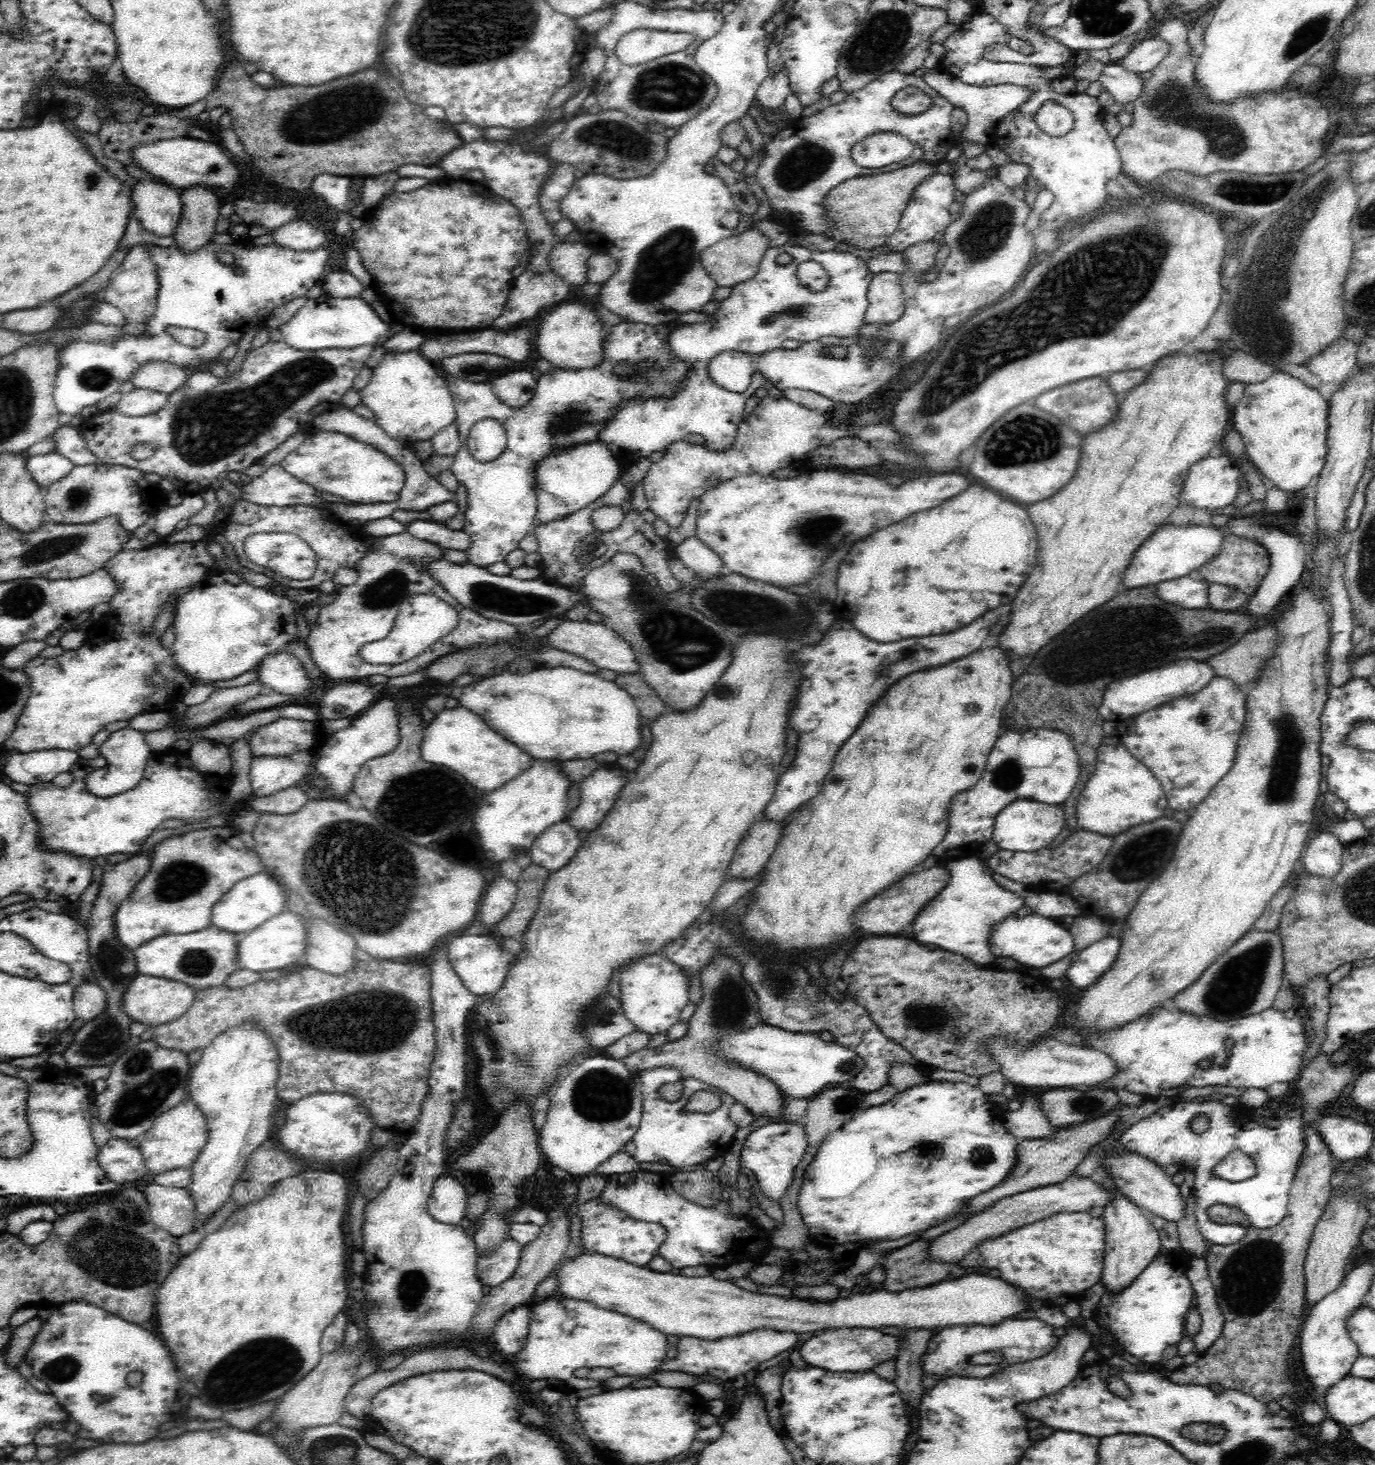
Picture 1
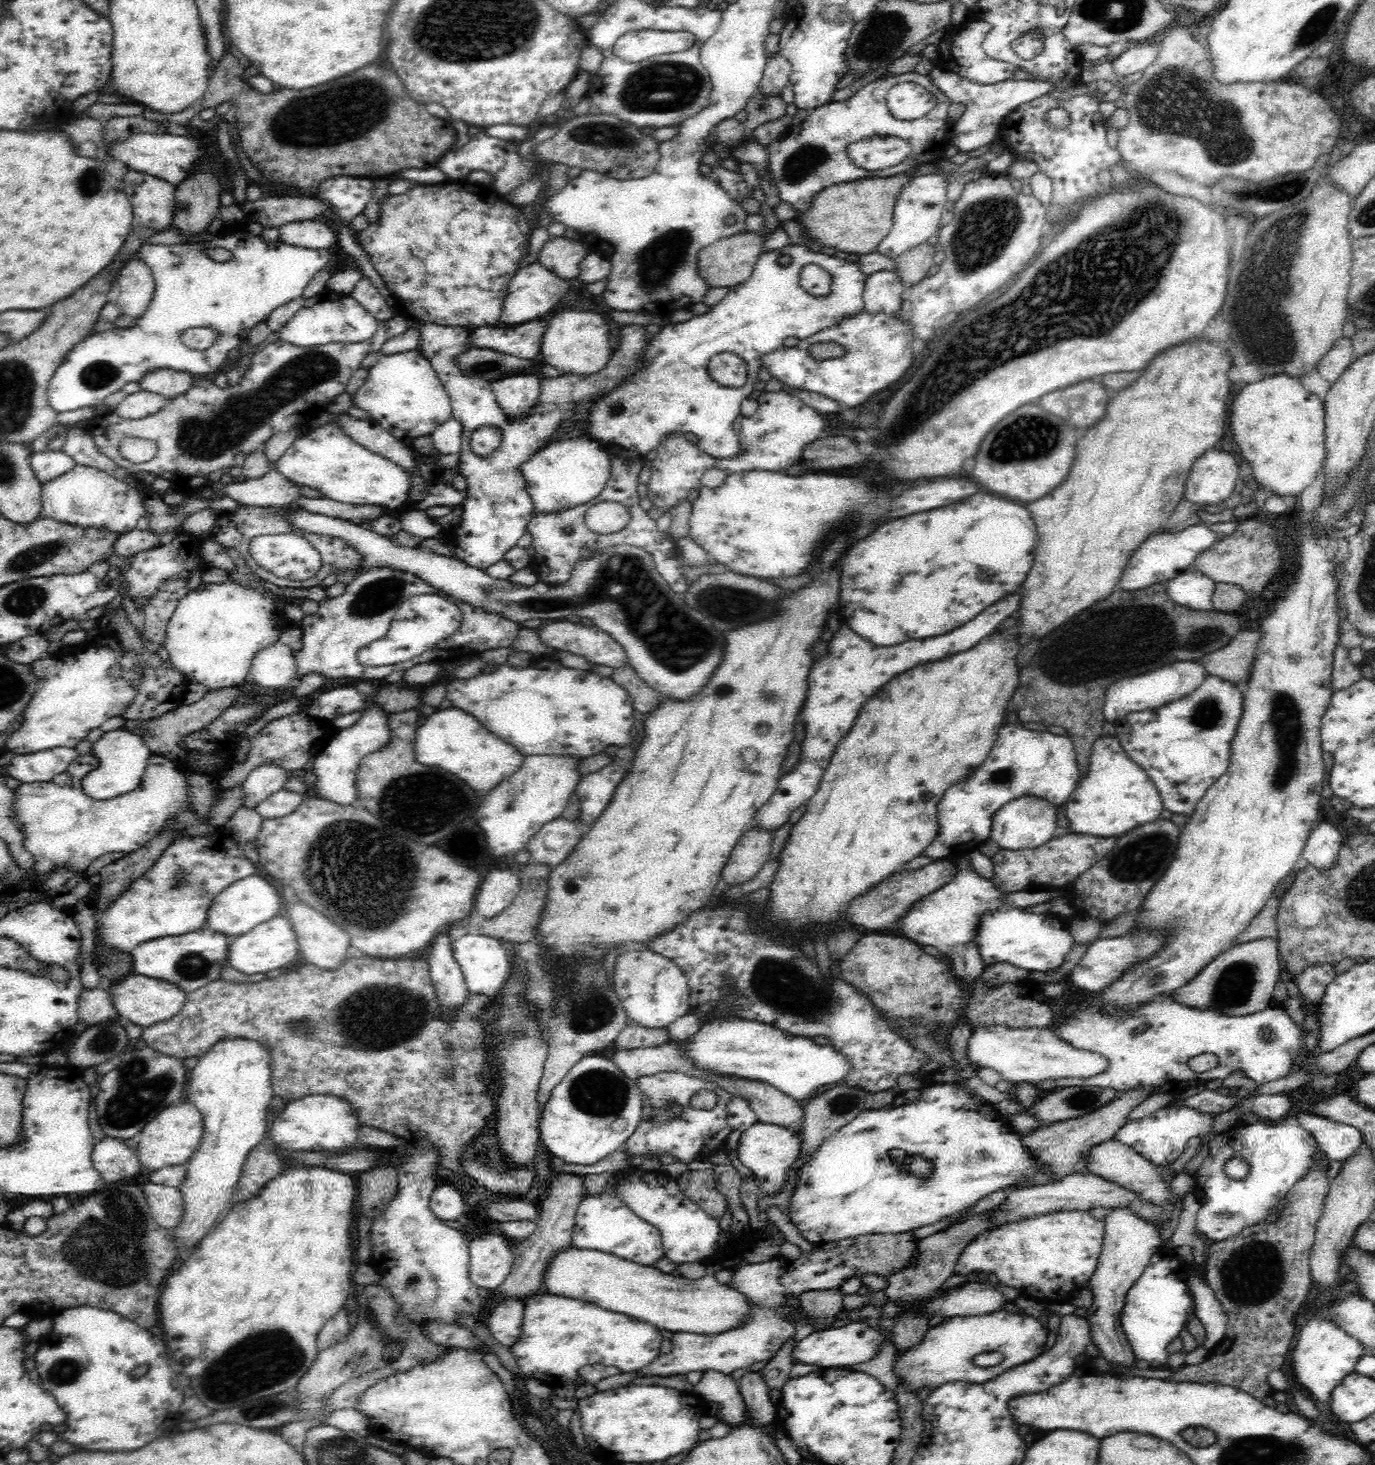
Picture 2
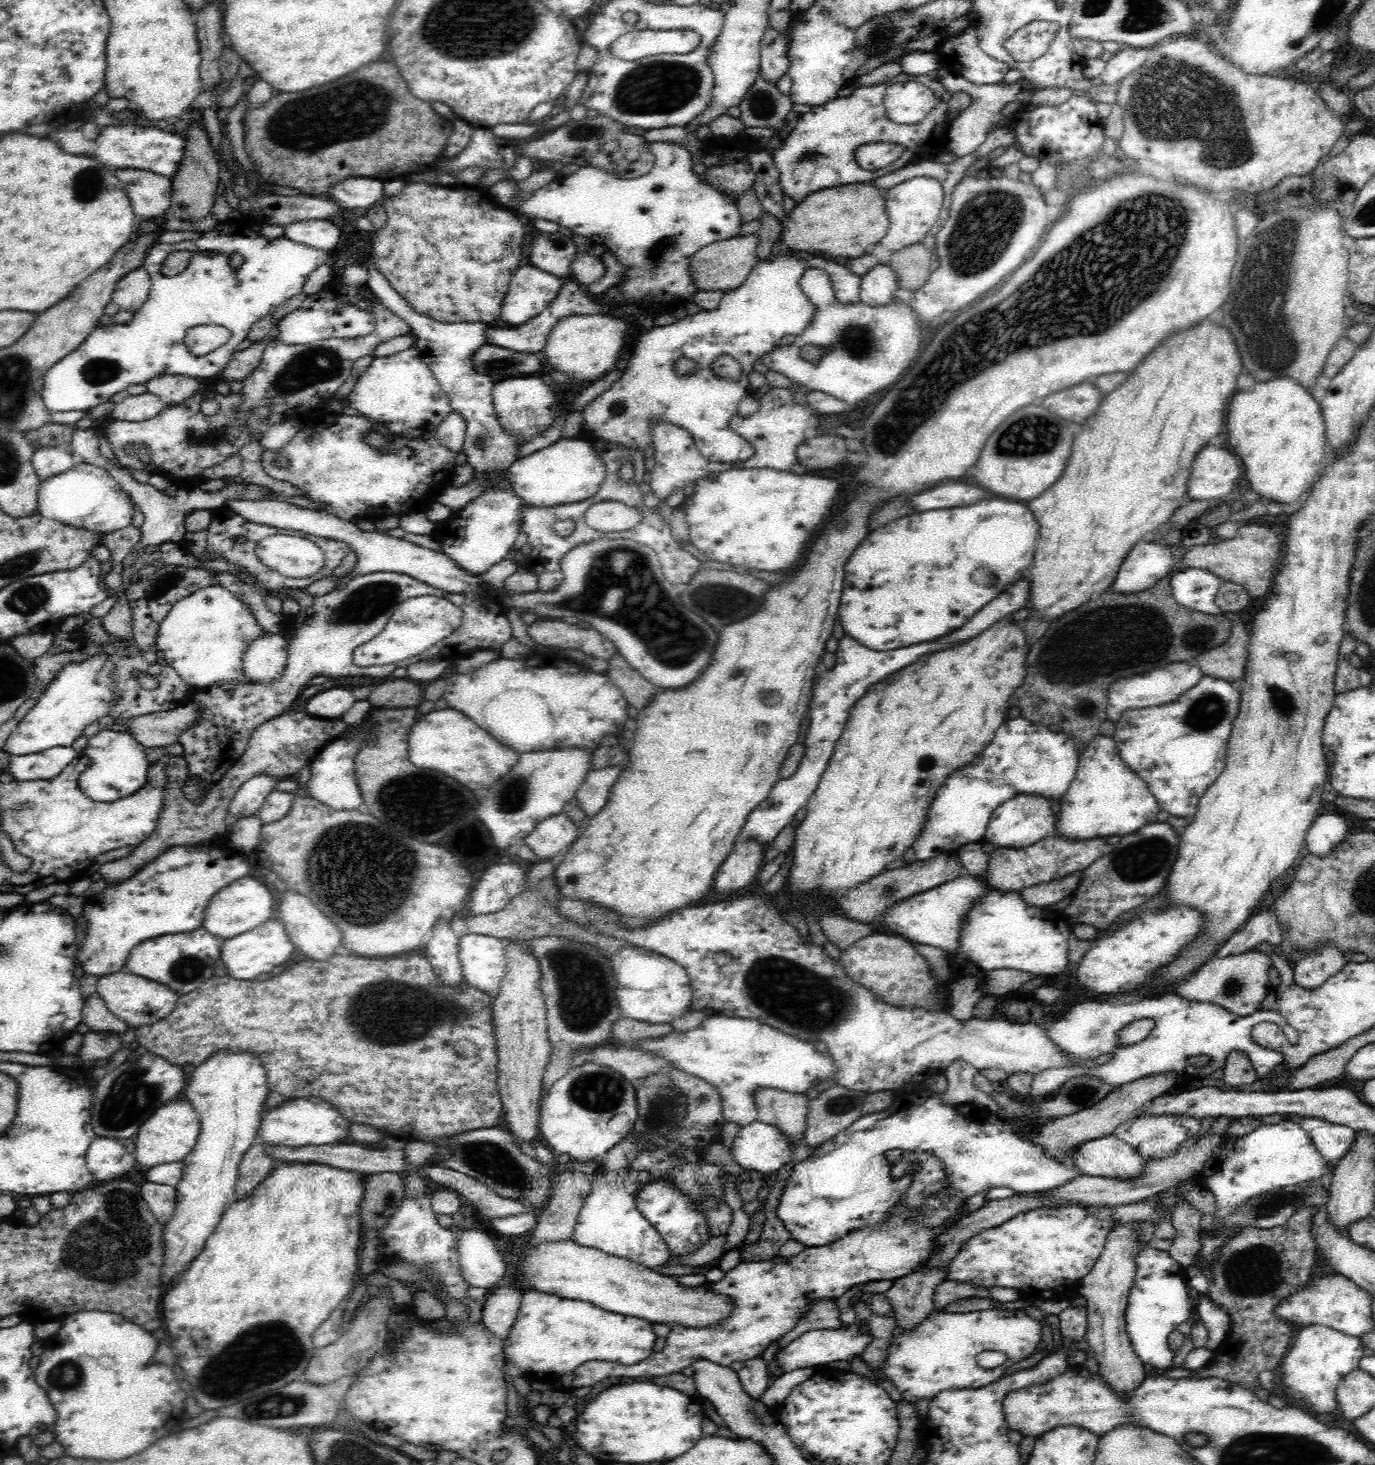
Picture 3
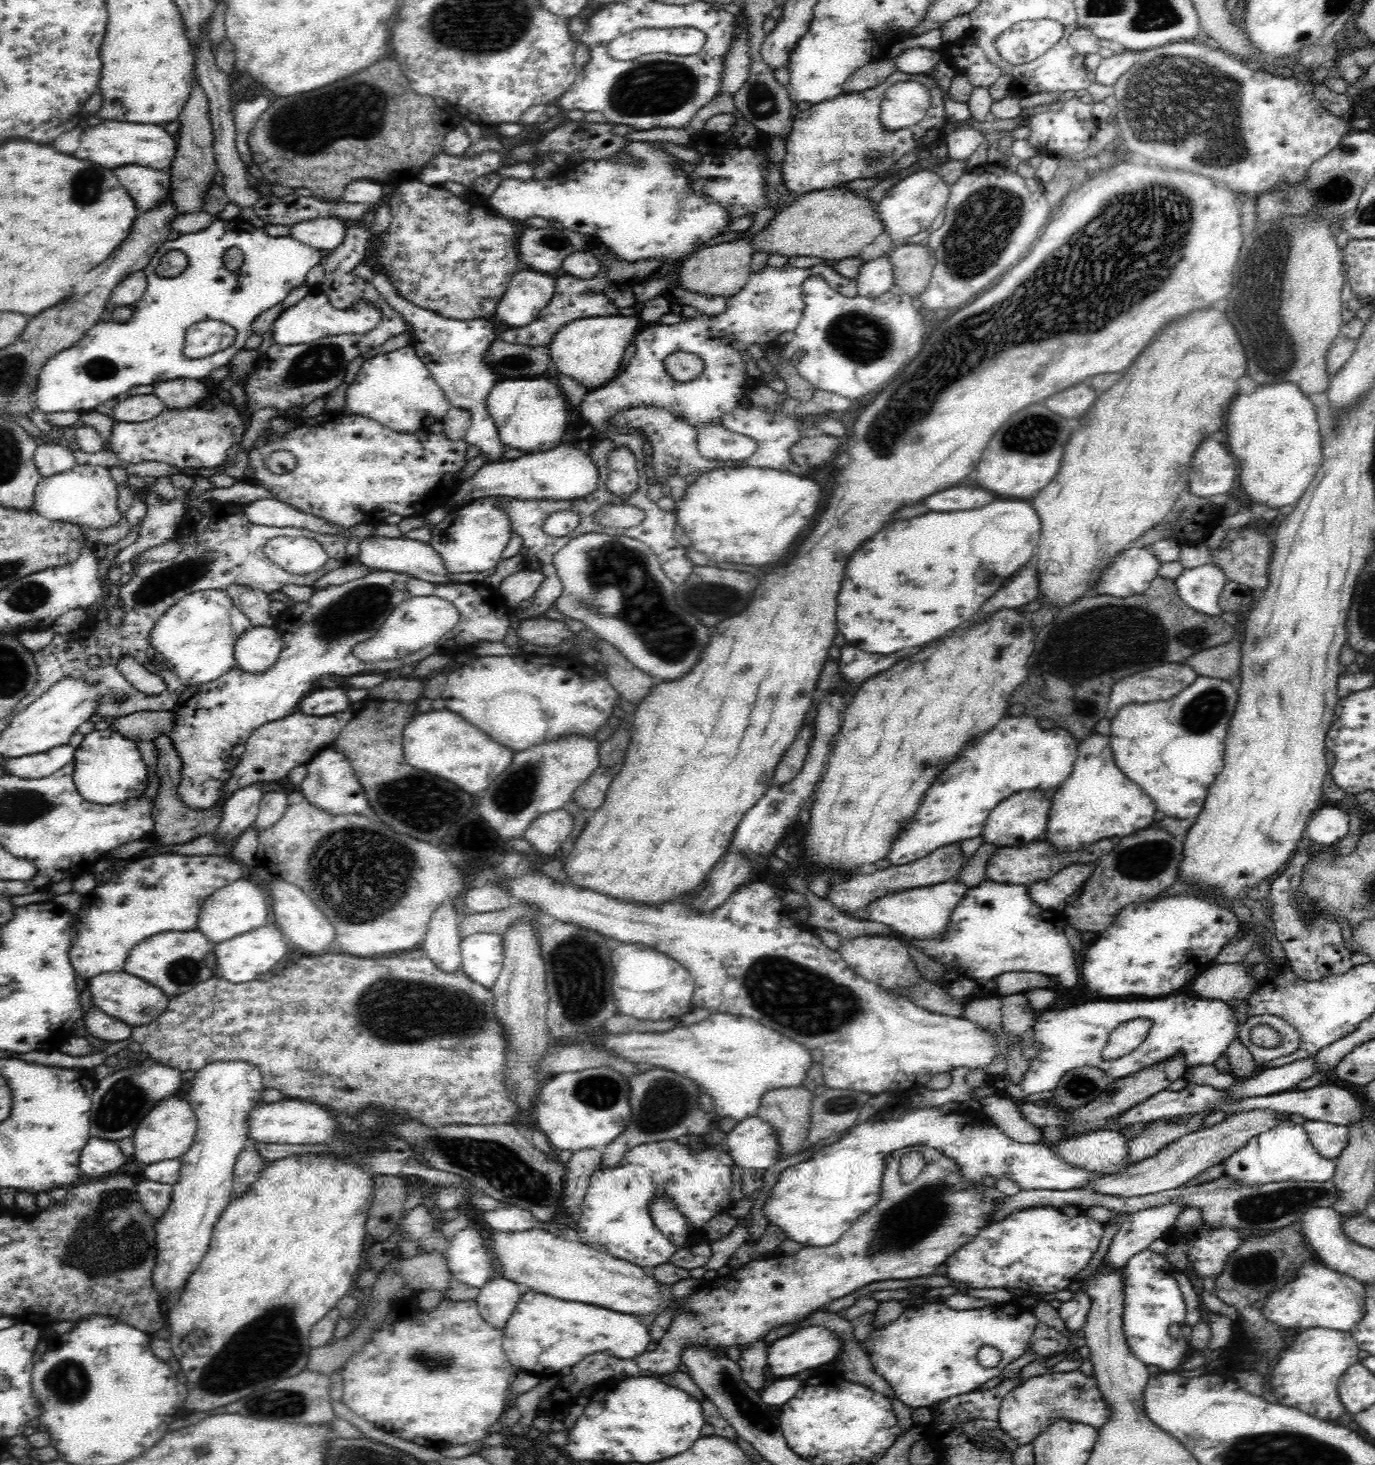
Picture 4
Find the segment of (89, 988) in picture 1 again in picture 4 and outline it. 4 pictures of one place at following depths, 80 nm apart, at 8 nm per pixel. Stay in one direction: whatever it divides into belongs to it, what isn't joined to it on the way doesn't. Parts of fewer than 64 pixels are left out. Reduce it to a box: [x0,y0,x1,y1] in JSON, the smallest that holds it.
[83,1004,132,1042]

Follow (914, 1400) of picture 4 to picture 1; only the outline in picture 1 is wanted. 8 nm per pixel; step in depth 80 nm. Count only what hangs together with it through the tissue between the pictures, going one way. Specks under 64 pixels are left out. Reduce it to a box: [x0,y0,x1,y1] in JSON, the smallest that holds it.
[924,1318,1059,1378]

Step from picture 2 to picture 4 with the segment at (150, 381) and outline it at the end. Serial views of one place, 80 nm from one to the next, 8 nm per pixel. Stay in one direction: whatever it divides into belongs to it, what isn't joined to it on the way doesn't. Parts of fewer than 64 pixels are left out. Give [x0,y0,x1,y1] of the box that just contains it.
[152,379,208,409]

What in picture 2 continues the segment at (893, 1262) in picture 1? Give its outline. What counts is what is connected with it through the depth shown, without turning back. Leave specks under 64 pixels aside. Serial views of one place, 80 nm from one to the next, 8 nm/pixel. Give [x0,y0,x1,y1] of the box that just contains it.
[886,1213,988,1304]

